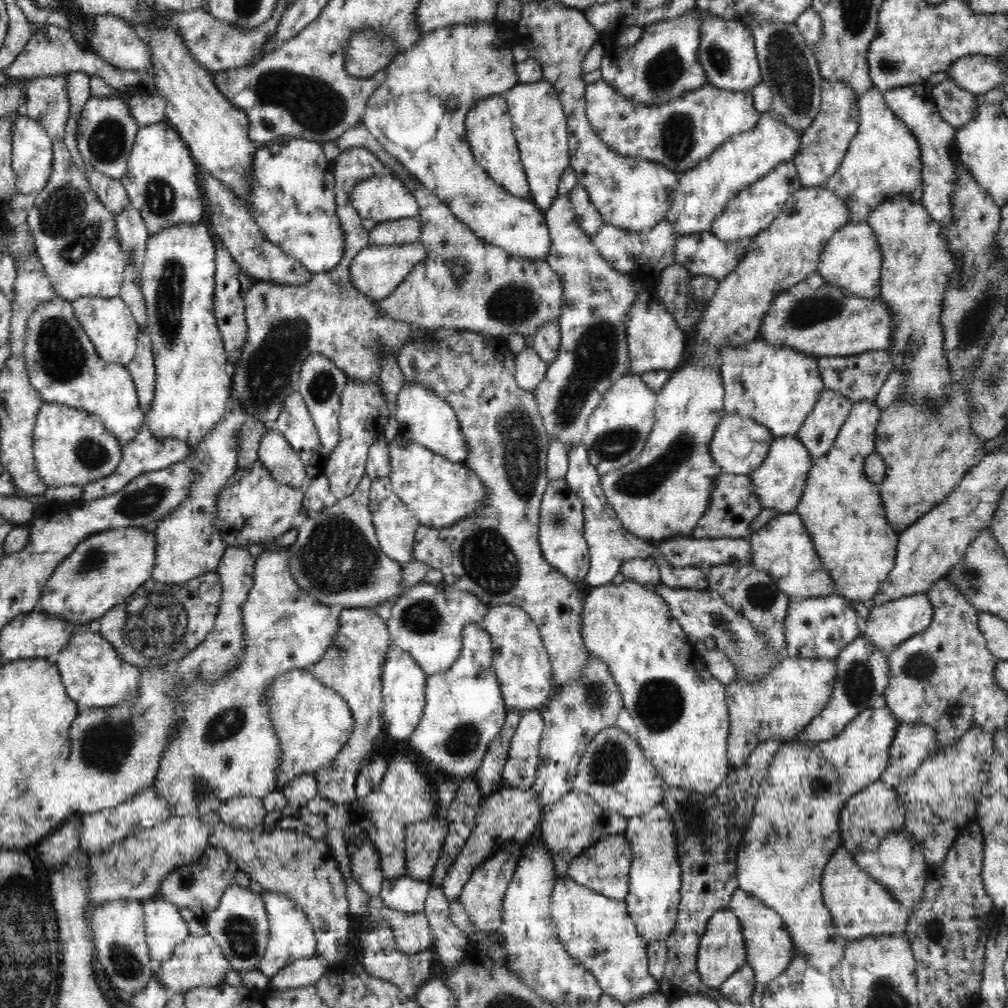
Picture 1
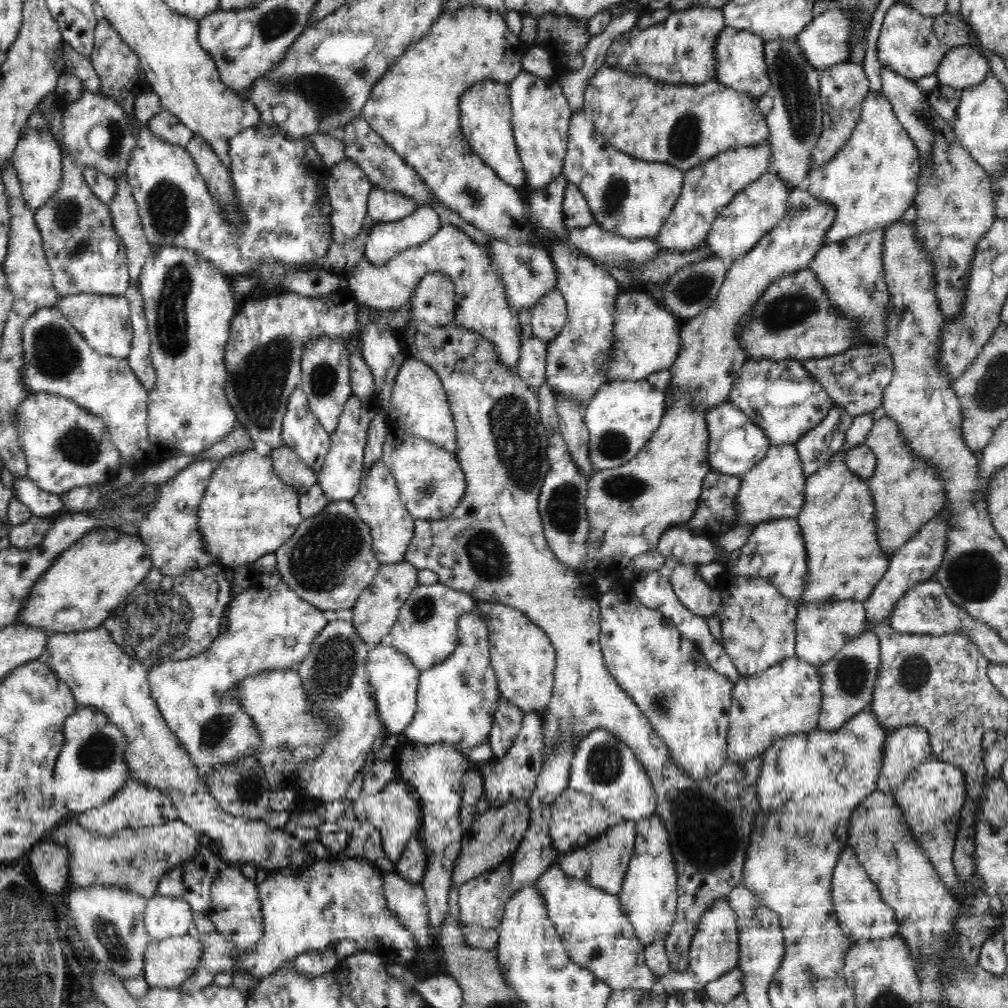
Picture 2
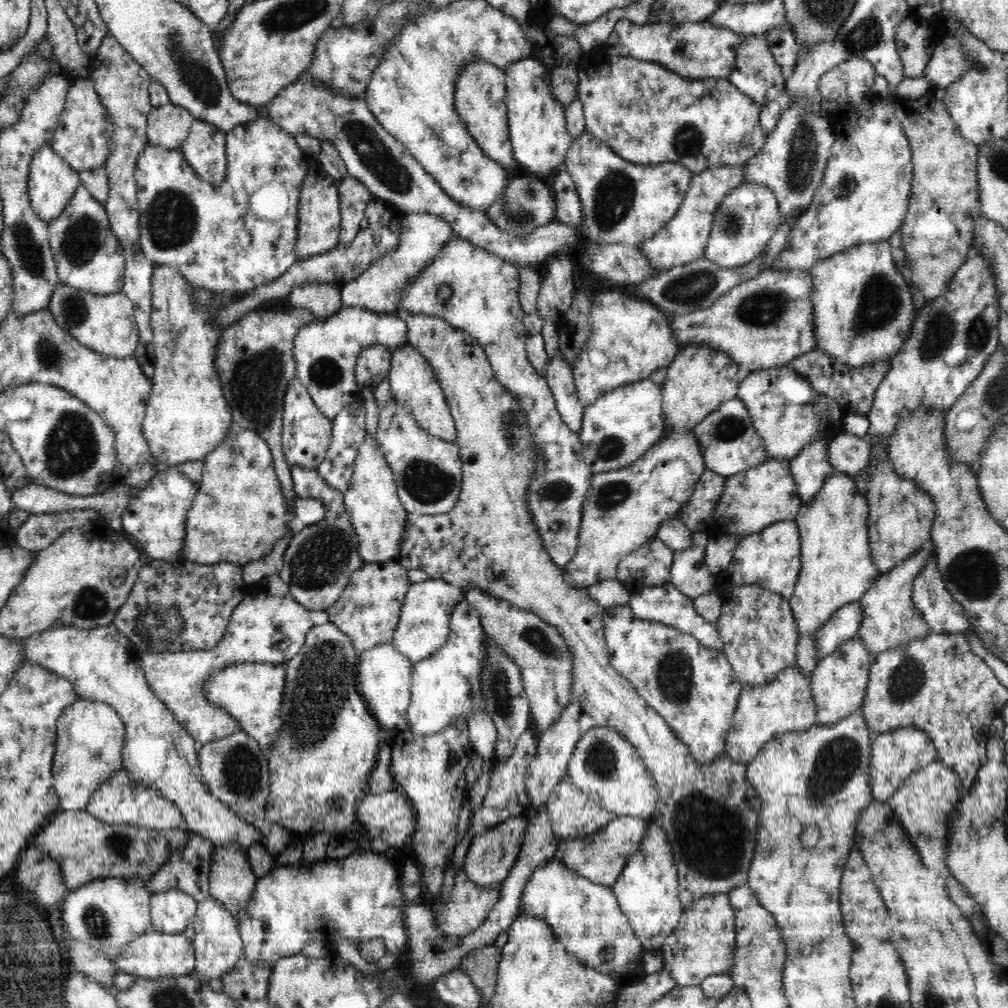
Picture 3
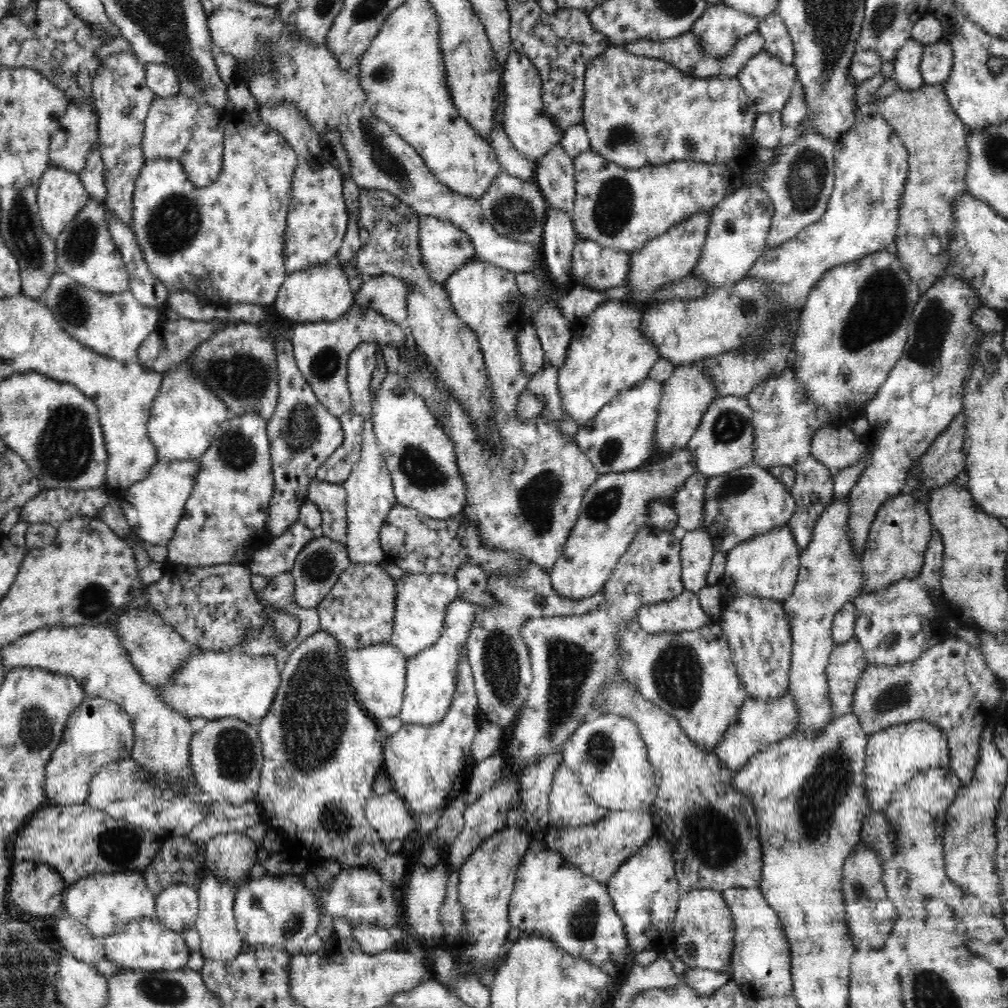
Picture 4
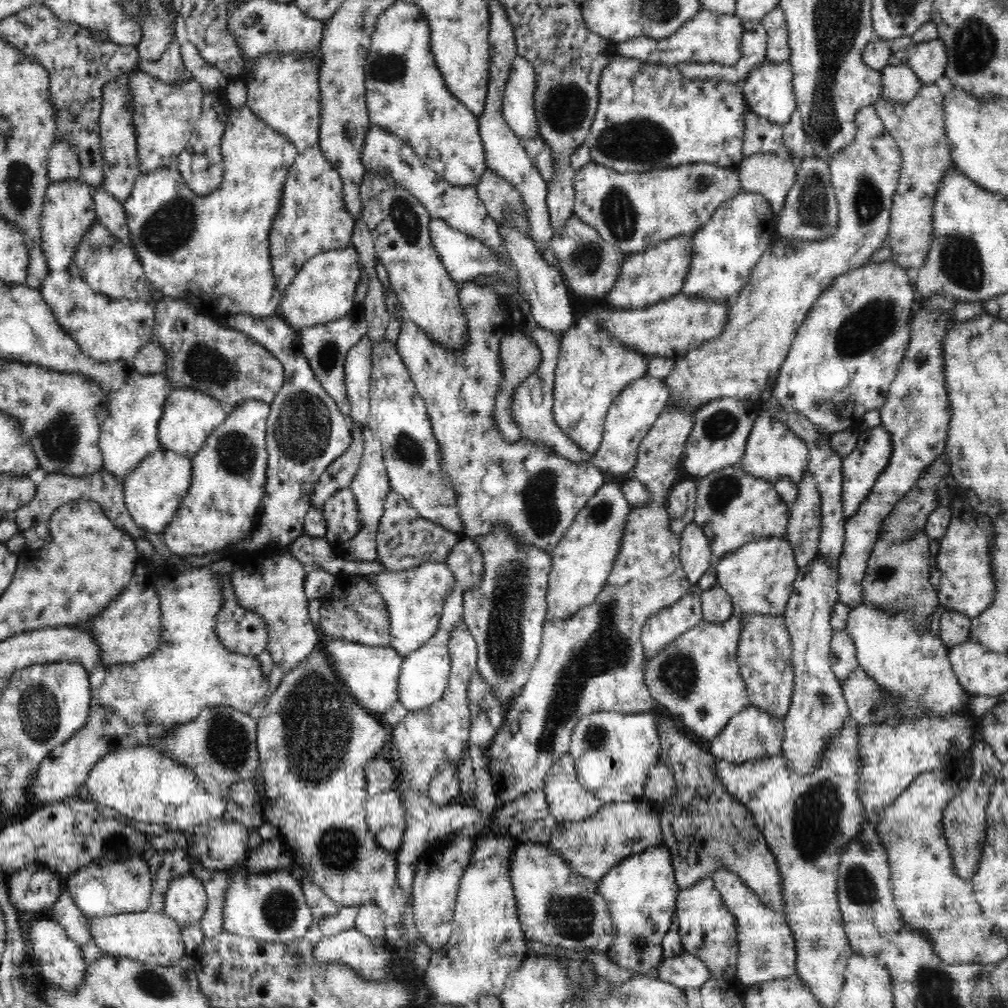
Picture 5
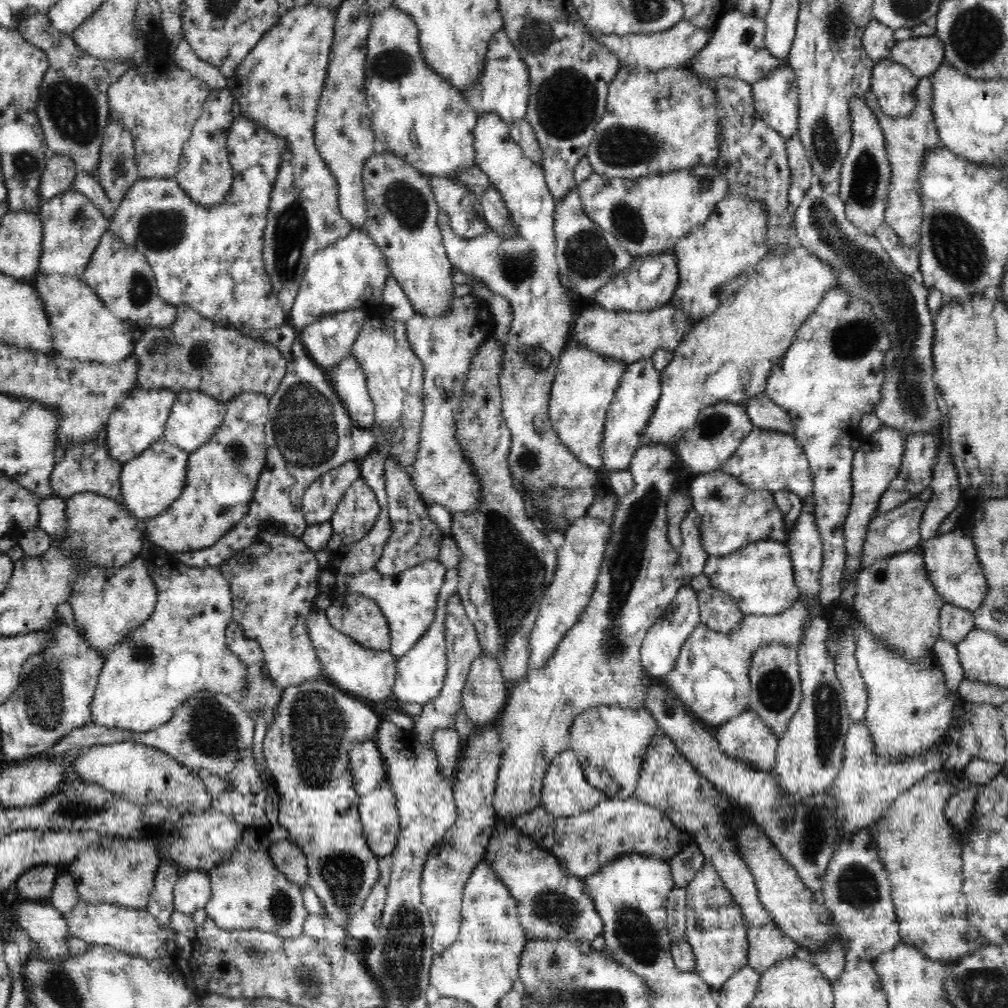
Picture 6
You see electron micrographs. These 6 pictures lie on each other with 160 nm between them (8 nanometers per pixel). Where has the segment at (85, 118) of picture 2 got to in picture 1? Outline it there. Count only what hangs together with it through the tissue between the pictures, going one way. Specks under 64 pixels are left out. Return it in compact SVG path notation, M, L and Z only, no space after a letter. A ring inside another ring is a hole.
M91 96L85 104L77 128L77 147L83 161L105 176L122 179L125 176L128 156L135 144L139 127L132 116L129 104L118 96Z

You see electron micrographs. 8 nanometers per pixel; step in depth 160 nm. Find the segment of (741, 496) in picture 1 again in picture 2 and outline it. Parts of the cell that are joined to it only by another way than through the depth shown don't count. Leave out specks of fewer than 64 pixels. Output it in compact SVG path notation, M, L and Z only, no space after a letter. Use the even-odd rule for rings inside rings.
M709 472L703 482L698 508L687 527L709 536L730 532L738 525L735 500L740 485L741 475Z

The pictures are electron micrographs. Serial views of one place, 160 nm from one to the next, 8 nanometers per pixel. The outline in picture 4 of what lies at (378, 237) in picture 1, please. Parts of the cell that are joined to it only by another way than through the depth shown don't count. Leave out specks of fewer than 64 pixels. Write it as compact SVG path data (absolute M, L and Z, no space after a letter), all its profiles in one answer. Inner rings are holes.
M420 215L419 246L428 279L436 284L458 270L475 254L471 239L450 221ZM391 274L370 275L364 278L364 282L353 290L354 302L361 307L377 310L386 320L403 324L409 330L407 323L407 306L409 295L409 282L399 276Z

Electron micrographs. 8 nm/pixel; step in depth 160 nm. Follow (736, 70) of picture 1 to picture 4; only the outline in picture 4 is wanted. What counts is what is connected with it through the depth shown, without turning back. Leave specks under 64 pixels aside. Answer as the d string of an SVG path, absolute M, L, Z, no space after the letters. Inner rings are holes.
M762 49L742 66L736 77L748 95L748 101L760 114L784 109L797 75L793 64L785 65Z

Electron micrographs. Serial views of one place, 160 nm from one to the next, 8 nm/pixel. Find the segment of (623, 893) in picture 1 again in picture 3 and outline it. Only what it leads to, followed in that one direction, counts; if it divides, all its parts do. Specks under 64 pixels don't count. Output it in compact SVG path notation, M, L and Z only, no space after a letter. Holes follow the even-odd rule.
M617 816L606 826L599 828L593 835L567 841L560 840L555 859L590 882L612 889L627 861L637 852L649 823L649 820L643 818Z

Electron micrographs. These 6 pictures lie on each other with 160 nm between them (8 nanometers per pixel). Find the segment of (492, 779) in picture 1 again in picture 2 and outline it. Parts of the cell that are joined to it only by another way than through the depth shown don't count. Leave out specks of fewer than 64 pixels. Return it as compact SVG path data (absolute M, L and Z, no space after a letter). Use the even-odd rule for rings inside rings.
M500 696L497 704L496 718L491 728L488 743L492 749L491 761L501 759L512 746L523 722L524 712L508 699Z

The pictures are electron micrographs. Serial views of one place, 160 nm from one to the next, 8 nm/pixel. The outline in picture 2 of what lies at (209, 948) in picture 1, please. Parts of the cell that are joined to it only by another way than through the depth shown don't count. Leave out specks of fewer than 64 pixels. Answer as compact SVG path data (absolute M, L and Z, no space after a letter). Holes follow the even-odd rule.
M189 934L152 941L144 955L149 987L178 989L199 967L204 951L203 939Z

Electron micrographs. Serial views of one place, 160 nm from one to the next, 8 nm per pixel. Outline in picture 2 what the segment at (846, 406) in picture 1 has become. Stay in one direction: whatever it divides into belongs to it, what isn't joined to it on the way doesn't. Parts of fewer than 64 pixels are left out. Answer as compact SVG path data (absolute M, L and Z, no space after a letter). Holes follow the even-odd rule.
M833 403L826 416L812 426L795 443L806 477L828 462L828 458L842 448L845 432L852 424L853 416Z

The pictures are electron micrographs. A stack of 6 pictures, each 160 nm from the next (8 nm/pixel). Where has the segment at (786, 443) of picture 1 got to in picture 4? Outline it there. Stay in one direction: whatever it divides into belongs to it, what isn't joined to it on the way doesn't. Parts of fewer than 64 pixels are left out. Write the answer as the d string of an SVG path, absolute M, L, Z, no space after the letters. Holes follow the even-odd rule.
M755 462L717 477L709 477L704 500L703 528L710 533L714 548L726 553L749 538L787 524L796 512L791 489Z

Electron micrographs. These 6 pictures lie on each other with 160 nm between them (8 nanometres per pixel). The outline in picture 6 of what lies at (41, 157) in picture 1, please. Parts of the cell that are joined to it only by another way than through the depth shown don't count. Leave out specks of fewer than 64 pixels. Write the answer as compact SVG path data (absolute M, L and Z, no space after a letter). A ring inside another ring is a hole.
M71 187L42 204L40 219L43 240L38 272L82 277L94 248L99 246L102 236L109 229L106 217L87 196Z

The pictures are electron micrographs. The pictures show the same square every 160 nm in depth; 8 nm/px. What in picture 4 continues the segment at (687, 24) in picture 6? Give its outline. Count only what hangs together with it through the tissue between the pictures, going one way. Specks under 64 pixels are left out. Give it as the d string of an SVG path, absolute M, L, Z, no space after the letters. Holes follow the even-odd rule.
M722 2L710 4L691 30L701 40L705 52L724 58L740 38L757 30L759 20Z

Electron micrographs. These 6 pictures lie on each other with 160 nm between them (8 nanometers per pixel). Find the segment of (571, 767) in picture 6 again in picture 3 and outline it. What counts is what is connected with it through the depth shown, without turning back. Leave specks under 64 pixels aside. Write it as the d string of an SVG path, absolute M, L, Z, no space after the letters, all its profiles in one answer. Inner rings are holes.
M568 774L554 787L546 803L551 827L562 841L593 835L617 817L574 785Z

